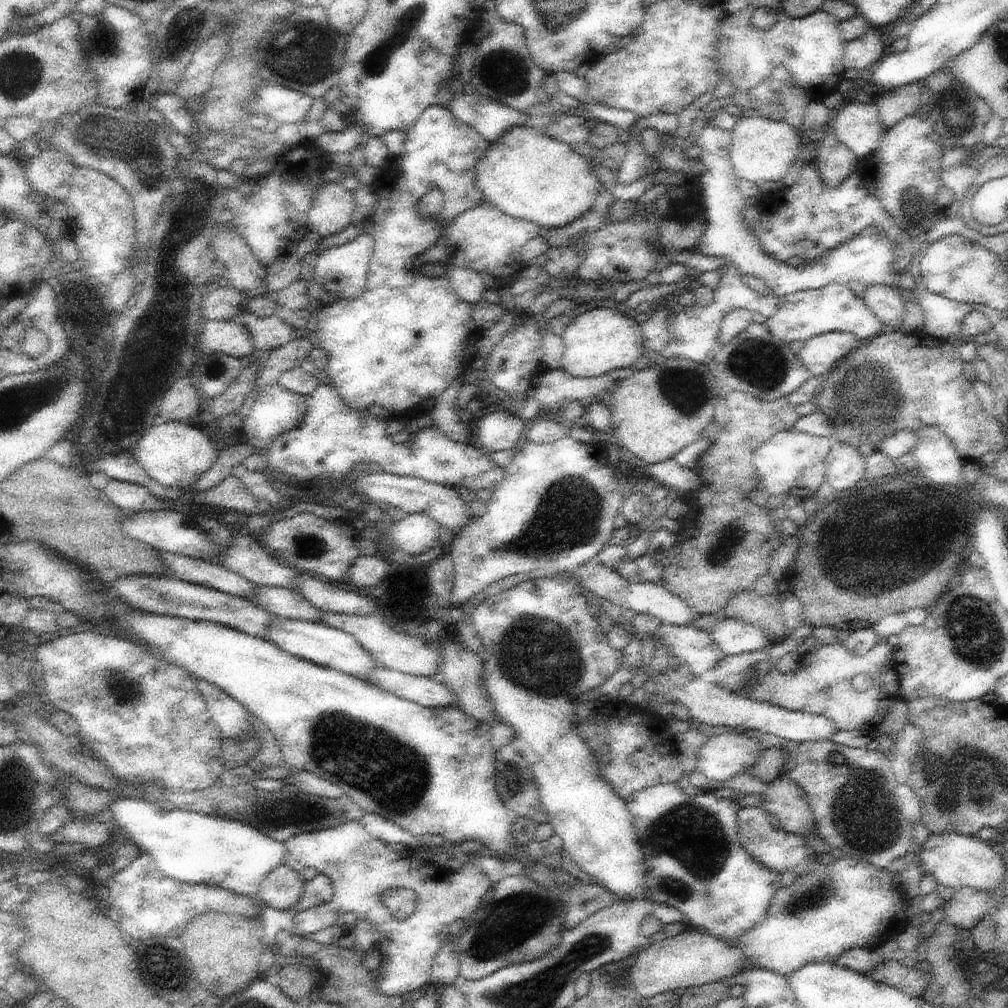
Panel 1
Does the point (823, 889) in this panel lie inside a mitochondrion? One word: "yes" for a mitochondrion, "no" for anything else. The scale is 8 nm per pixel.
yes

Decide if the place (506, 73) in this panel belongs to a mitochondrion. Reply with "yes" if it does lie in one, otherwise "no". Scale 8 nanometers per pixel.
yes

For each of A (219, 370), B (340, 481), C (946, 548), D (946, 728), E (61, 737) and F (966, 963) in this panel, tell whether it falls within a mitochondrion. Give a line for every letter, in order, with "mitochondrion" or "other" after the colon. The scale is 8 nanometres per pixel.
A: mitochondrion
B: other
C: other
D: other
E: other
F: other

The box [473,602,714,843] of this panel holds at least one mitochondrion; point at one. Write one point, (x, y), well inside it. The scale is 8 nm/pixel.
(540, 655)

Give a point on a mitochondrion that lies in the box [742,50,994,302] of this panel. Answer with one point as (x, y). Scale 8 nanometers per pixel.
(956, 107)

